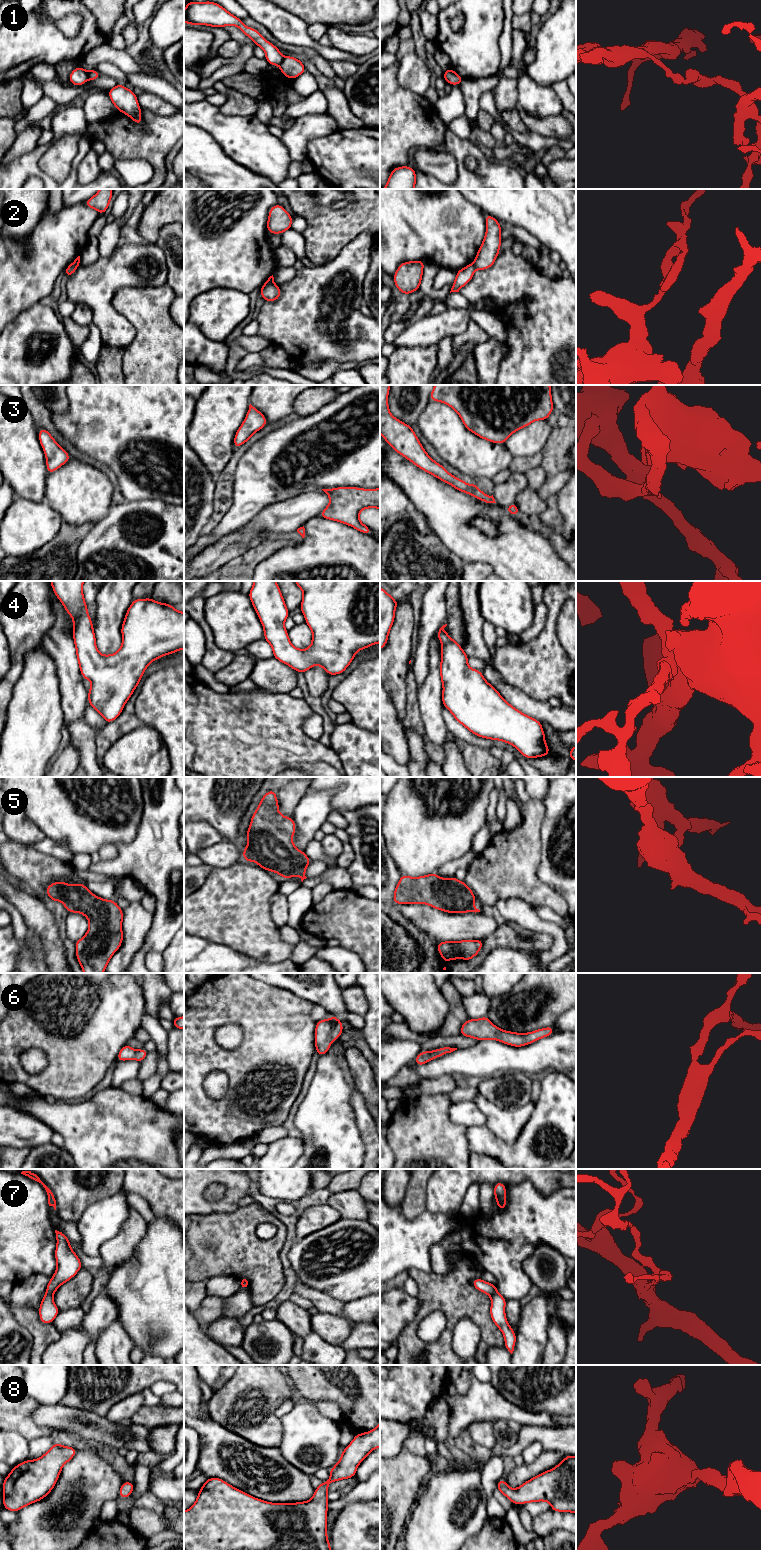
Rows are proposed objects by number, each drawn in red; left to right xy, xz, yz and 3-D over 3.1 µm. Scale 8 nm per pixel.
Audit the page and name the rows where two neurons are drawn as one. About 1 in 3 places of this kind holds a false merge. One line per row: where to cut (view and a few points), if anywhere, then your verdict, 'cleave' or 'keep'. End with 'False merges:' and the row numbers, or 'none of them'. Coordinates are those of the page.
1: cut in xy along (86, 72), (88, 79); cleave
2: cut in yz along (472, 263), (476, 268); cleave
3: no cut; keep
4: no cut; keep
5: no cut; keep
6: no cut; keep
7: cut in xy along (46, 1293), (52, 1295); cleave
8: no cut; keep
False merges: 1, 2, 7

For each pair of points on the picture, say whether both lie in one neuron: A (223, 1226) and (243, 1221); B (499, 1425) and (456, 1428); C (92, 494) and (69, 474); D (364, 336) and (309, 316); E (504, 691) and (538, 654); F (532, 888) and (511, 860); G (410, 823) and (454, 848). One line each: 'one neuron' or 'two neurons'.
A: one neuron
B: two neurons
C: one neuron
D: one neuron
E: two neurons
F: one neuron
G: one neuron

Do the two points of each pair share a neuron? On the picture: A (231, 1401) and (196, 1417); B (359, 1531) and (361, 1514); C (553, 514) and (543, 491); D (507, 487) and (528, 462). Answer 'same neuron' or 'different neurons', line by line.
A: different neurons
B: same neuron
C: same neuron
D: same neuron

